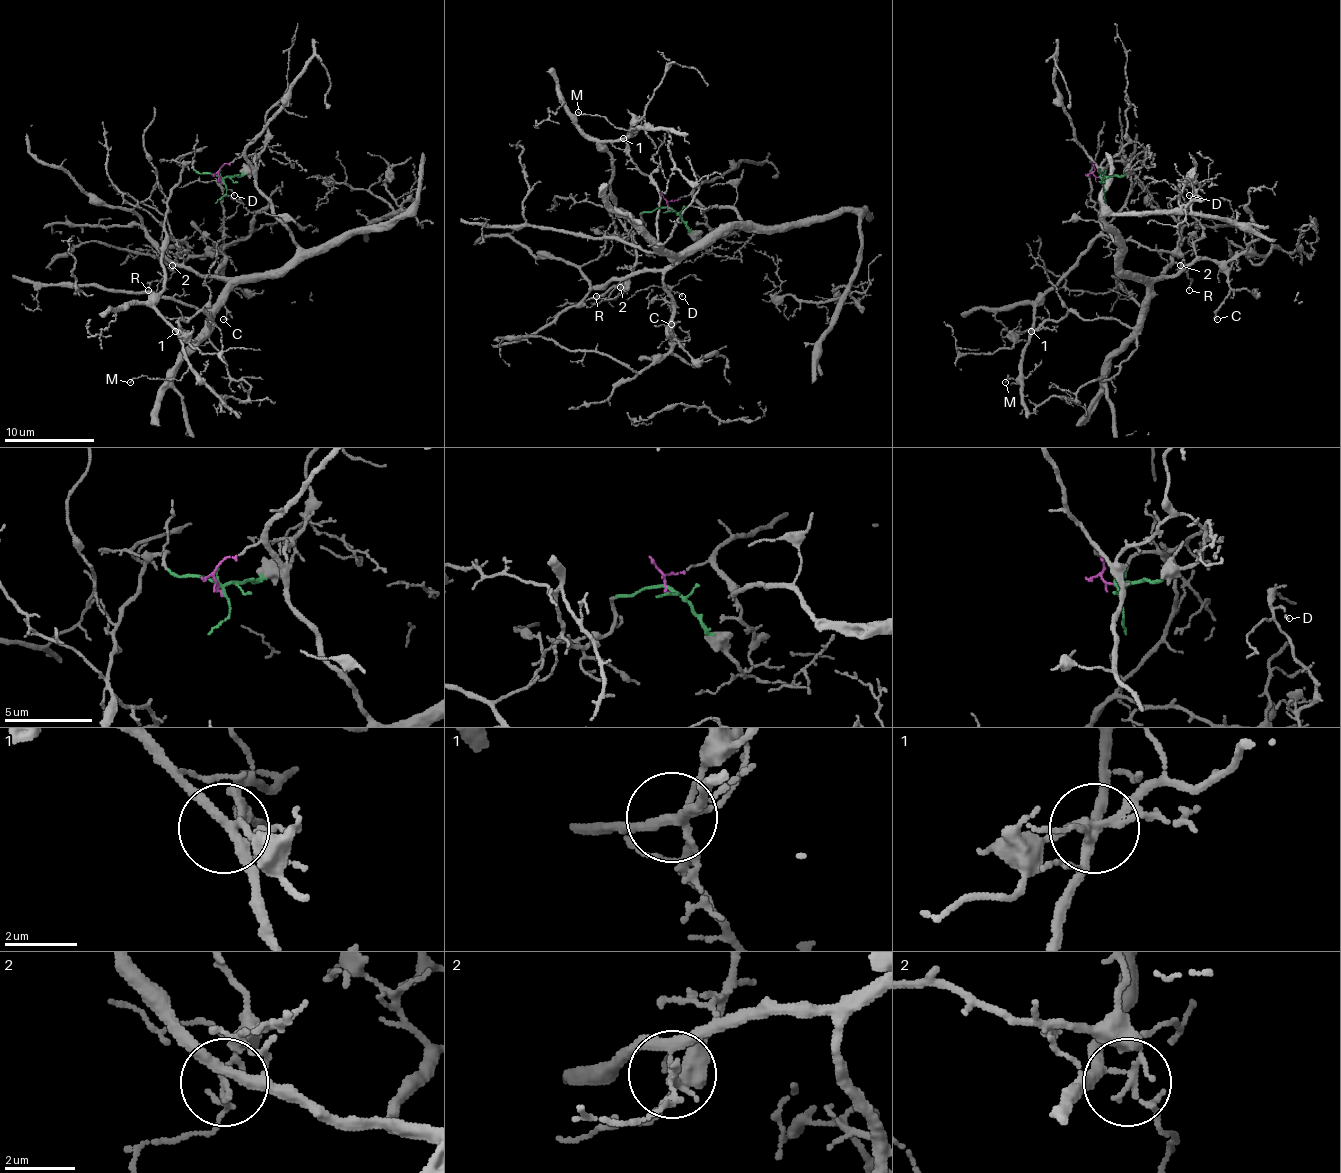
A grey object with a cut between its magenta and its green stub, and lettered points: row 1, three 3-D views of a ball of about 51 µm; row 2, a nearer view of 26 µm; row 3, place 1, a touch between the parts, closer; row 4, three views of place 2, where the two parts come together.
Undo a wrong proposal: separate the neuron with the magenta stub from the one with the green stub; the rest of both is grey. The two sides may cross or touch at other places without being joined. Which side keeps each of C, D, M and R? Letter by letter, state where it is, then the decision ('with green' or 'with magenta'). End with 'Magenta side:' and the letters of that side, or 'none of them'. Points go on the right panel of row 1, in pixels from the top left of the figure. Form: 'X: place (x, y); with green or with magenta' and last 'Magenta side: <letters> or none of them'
C: place (1217, 319); with magenta
D: place (1189, 195); with magenta
M: place (1005, 382); with green
R: place (1189, 290); with magenta
Magenta side: C, D, R

